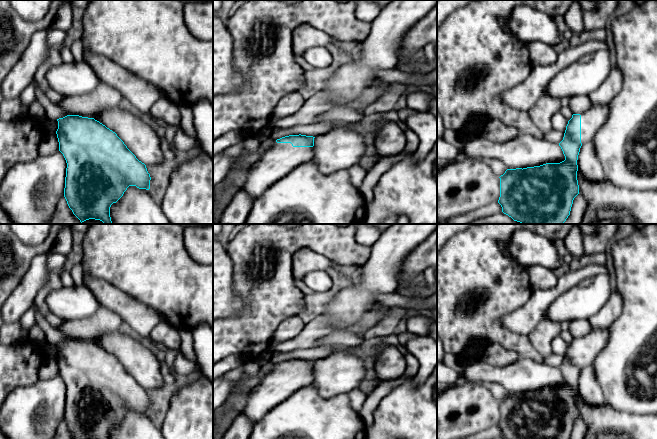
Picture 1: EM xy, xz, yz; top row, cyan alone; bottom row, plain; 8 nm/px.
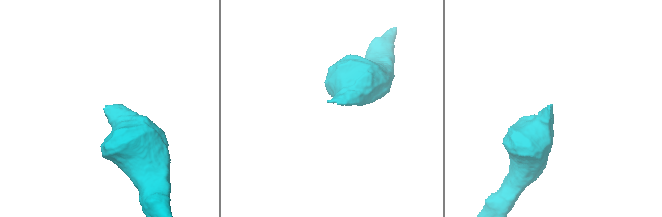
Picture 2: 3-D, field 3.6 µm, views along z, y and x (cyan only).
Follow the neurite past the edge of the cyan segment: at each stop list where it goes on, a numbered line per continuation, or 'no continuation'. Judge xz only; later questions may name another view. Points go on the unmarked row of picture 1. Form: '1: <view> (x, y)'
1: xz (282, 382)

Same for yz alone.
1: yz (597, 339)

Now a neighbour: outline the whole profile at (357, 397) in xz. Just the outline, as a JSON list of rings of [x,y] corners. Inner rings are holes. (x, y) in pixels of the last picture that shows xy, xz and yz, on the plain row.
[[[359,388],[350,391],[348,394],[350,407],[356,412],[360,412],[363,403],[367,399],[367,394]]]

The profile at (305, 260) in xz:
[[[301,248],[293,255],[293,276],[303,281],[304,276],[311,271],[326,271],[332,269],[332,261],[309,248]]]

